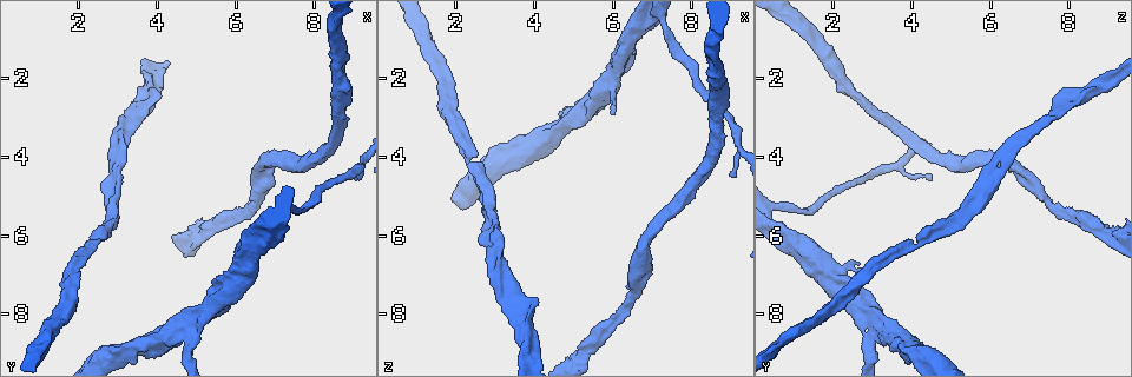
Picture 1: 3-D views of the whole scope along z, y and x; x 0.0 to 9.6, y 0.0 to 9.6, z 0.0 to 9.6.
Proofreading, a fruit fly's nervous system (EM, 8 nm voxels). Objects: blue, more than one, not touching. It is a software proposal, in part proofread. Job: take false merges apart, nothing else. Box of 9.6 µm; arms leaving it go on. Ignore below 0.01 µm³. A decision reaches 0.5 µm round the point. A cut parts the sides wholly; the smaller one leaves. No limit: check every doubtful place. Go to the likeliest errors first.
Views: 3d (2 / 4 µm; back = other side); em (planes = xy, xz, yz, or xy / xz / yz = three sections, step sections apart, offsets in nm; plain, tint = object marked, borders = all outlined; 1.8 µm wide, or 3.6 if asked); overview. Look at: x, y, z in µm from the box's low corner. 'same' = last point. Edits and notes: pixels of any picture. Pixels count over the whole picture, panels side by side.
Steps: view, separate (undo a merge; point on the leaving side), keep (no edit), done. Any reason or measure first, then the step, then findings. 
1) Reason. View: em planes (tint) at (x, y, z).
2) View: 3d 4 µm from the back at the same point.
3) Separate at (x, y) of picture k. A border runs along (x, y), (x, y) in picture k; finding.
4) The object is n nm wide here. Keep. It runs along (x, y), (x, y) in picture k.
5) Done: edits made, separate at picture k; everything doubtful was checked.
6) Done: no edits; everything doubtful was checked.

View: 3d 4 µm at (3.75, 2.80, 7.80).

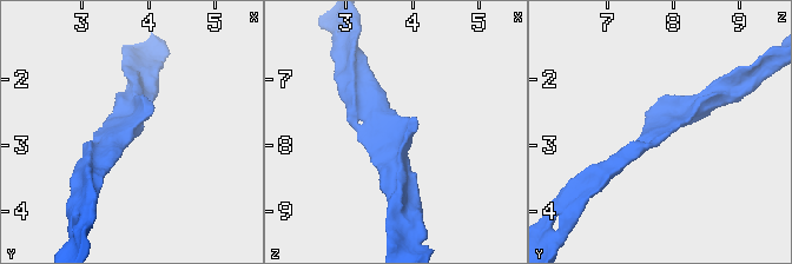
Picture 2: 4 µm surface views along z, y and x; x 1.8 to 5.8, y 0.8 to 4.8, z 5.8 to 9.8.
Shape alone is not enough. View: em xz step 8 (tint) at (3.70, 2.80, 7.80).

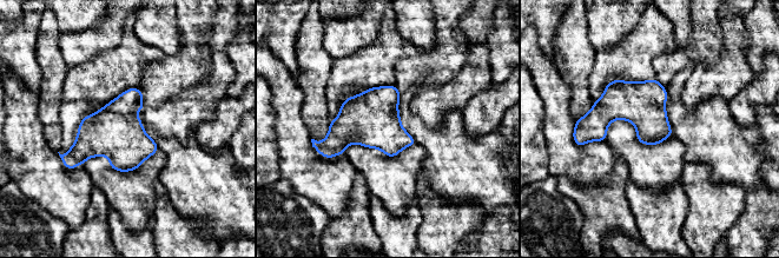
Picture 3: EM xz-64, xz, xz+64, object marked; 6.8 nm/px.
Another direction. View: em planes (tint) at the same point.

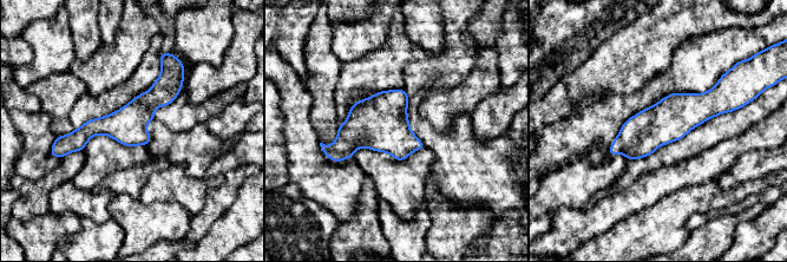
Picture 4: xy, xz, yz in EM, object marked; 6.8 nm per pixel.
The object is 240 nm wide here. Keep. One neuron here.

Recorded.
A narrow waist. View: em planes (tint) at (6.55, 5.10, 7.40).

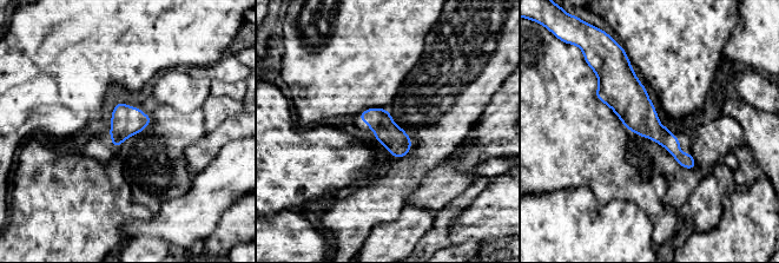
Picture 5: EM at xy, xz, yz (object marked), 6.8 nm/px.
Keep. It runs along (627, 65), (633, 107), (692, 165) in picture 5; one neuron here.

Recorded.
View: 3d 4 µm at (4.75, 8.30, 3.20).

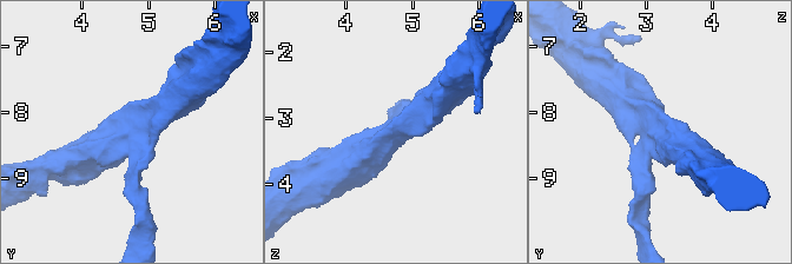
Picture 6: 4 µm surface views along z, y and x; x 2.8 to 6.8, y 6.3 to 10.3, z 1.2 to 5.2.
3 arms meet here; the arms are 220, 400, 500 nm wide. View: em planes (tint) at (4.70, 8.35, 3.25).

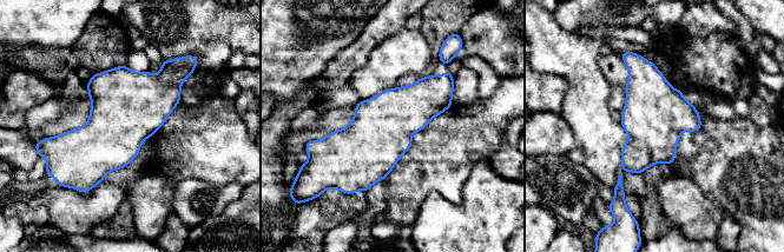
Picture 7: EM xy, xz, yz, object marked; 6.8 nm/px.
Keep. All the same neuron.

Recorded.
Done: no edits; everything doubtful was checked.

